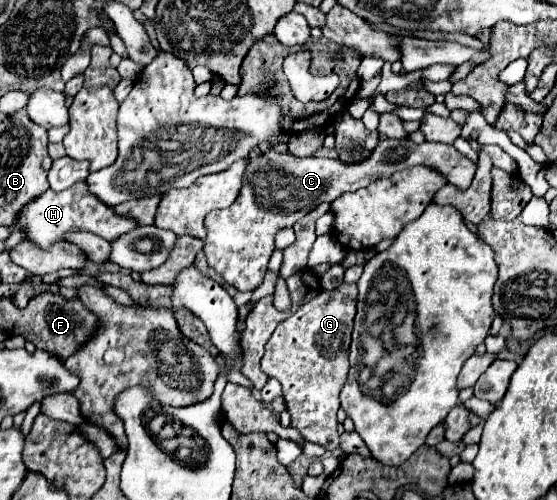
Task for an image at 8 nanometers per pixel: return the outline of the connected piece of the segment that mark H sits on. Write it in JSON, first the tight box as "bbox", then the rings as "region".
{"bbox":[16,182,136,248],"region":[[[84,182],[74,184],[68,190],[62,192],[54,192],[48,190],[46,194],[42,194],[40,198],[36,198],[34,202],[30,202],[22,212],[20,218],[16,220],[16,224],[22,224],[26,228],[28,240],[36,242],[42,248],[52,246],[54,242],[64,240],[64,234],[70,228],[80,228],[80,230],[88,230],[94,232],[106,240],[114,240],[118,236],[122,236],[124,232],[130,232],[136,228],[136,222],[124,216],[116,216],[112,208],[108,208],[106,204],[102,204],[98,198],[94,198]]]}

